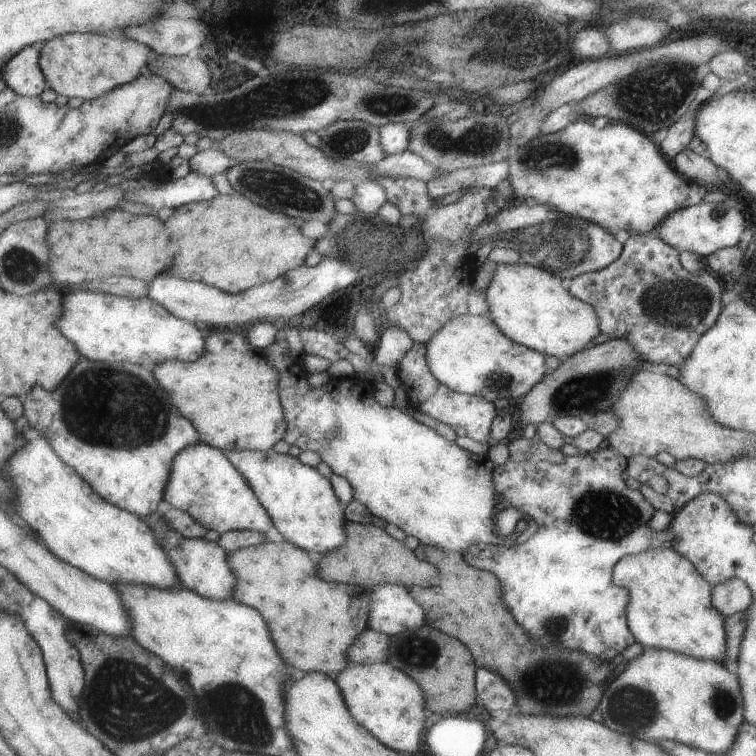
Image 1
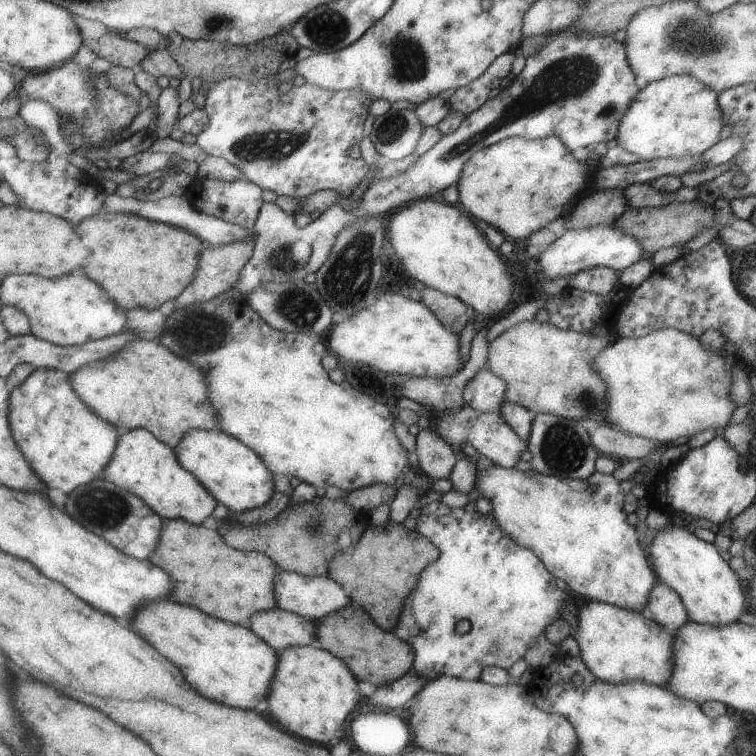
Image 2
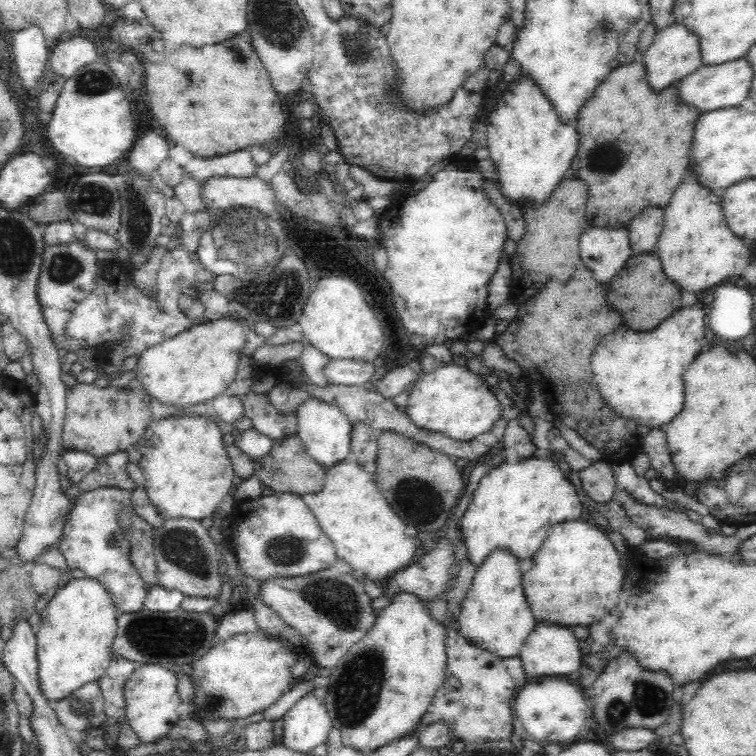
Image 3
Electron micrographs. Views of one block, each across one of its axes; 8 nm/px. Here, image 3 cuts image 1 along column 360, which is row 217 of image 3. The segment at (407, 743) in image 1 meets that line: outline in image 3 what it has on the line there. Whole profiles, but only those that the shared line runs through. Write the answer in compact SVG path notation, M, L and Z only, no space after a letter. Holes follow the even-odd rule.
M689 170L682 184L678 184L674 190L670 204L663 209L664 228L654 254L668 282L681 292L698 296L708 288L732 283L732 280L744 276L748 264L753 260L752 250L746 248L744 241L726 226L719 200L720 192L700 186Z

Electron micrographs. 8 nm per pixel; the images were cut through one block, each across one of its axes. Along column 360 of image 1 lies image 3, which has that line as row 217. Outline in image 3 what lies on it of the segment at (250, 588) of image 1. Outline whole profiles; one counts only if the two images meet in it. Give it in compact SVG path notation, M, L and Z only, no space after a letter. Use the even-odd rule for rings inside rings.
M640 58L618 67L606 76L606 80L596 88L594 94L579 110L575 121L578 150L572 160L569 174L587 186L585 215L589 226L616 230L627 227L634 217L646 208L666 208L674 196L674 190L678 188L678 184L682 184L684 176L690 170L689 148L694 125L700 113L679 101L674 85L658 94L652 92L645 76L646 71Z

